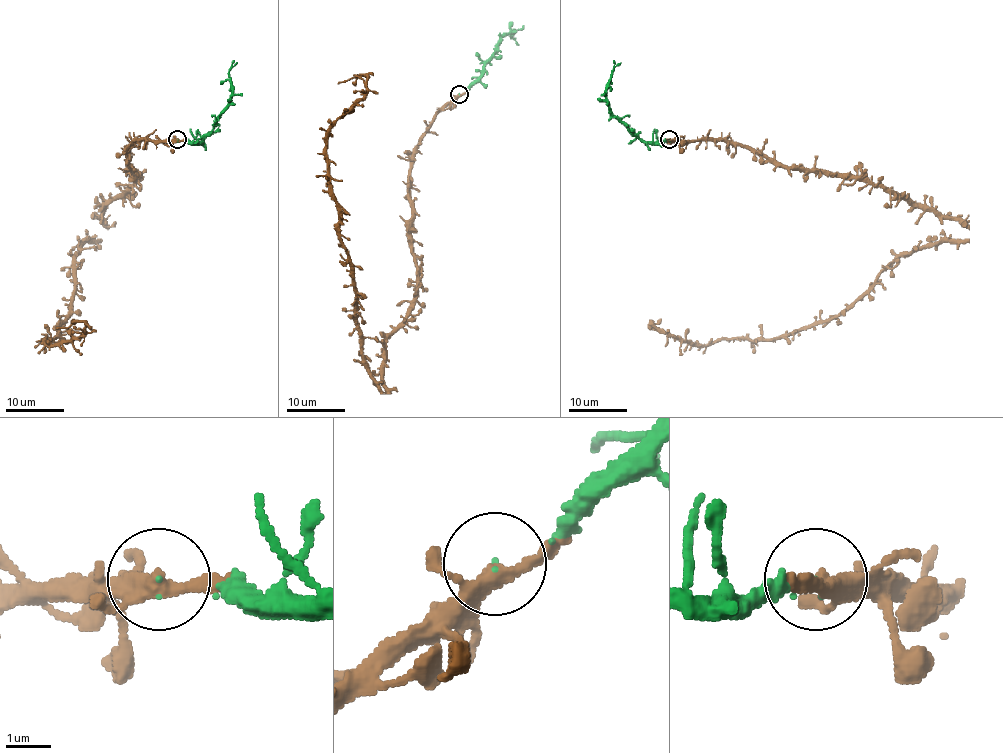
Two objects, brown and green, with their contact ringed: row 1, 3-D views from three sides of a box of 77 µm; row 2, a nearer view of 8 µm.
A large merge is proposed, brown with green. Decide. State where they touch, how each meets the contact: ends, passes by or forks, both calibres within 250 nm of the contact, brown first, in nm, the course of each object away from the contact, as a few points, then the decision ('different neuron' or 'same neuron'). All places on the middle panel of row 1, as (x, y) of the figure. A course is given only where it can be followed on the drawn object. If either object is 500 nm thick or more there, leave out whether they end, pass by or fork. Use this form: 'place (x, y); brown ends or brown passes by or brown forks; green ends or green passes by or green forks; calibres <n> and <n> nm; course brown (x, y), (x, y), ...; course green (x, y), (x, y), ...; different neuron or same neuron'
place (459, 94); brown forks; green ends; calibres 280 and 40 nm; course brown (459, 93), (411, 170), (417, 292), (387, 337), (383, 393), (362, 353), (325, 151), (365, 83), (337, 83); course green (459, 93), (480, 77), (483, 67), (503, 36), (514, 31), (511, 36), (518, 45); same neuron

